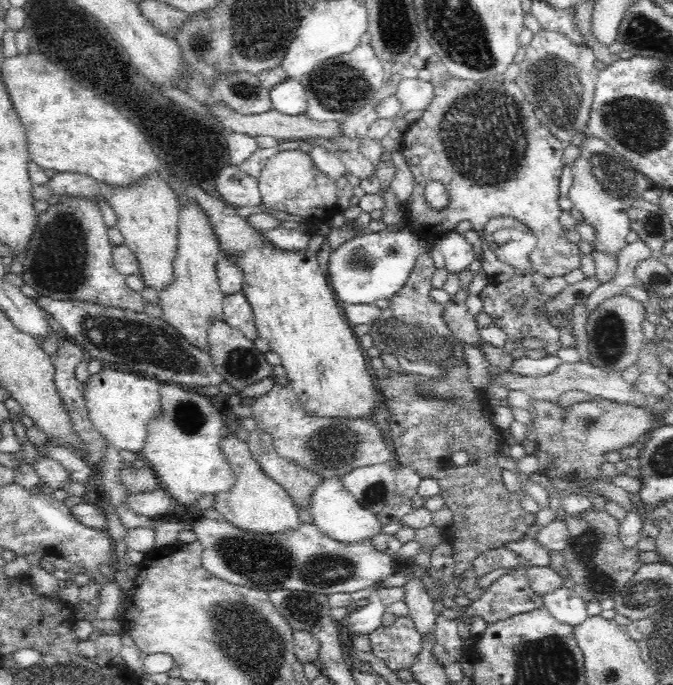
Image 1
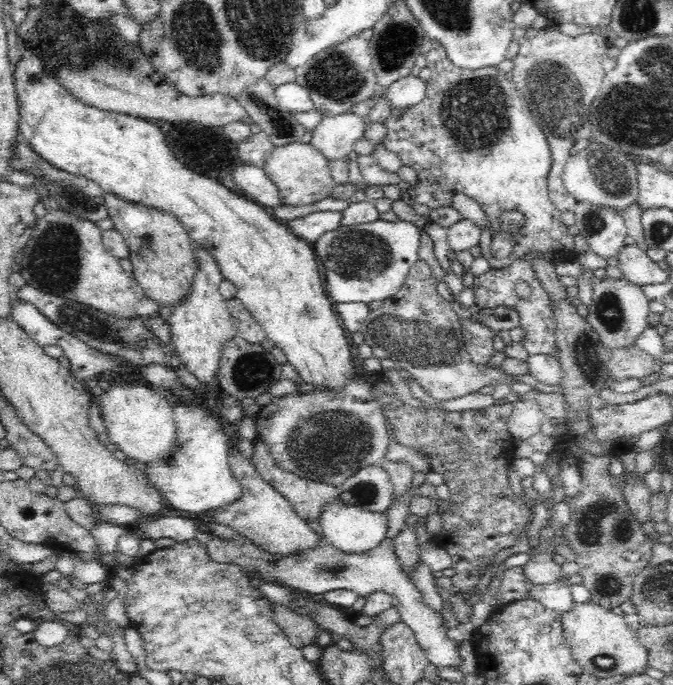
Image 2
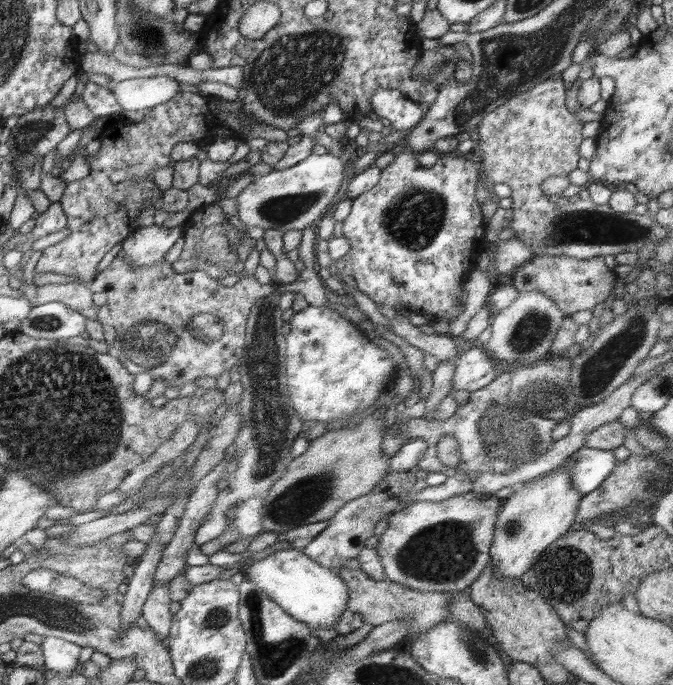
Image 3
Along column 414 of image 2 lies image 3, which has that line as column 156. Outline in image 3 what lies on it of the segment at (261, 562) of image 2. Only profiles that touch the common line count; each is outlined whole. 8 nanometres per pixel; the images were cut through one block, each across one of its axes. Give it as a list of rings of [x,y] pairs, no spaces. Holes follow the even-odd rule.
[[[168,582],[154,585],[142,607],[142,616],[150,629],[158,635],[158,639],[165,643],[171,633],[174,616],[170,612],[172,603]]]

